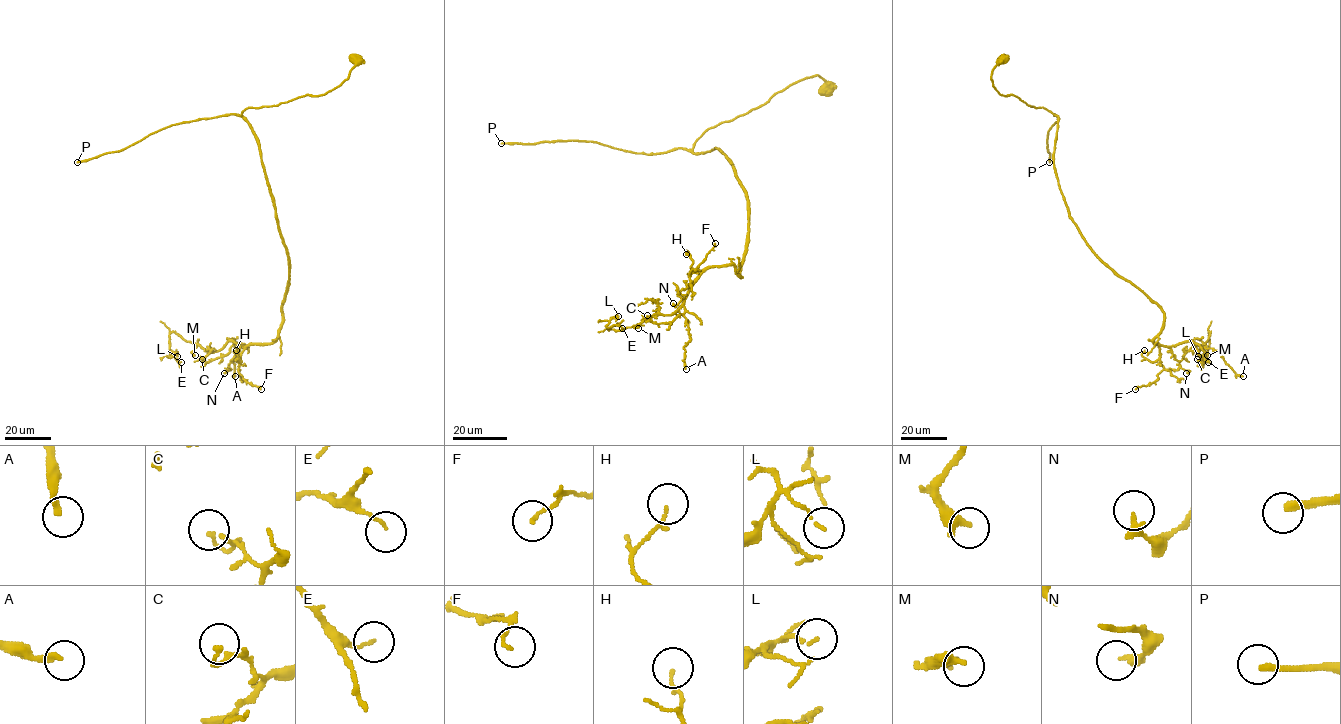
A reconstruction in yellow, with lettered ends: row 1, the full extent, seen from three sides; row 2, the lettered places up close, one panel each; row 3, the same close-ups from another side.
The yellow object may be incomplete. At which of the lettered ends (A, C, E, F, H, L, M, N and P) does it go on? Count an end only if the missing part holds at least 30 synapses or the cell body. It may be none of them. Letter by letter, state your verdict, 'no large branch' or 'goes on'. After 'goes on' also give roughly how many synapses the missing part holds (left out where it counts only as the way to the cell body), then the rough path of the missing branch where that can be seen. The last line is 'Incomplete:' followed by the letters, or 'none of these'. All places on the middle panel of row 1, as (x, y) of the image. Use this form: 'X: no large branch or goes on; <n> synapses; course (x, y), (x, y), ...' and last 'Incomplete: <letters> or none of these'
A: no large branch
C: no large branch
E: no large branch
F: no large branch
H: no large branch
L: no large branch
M: no large branch
N: no large branch
P: goes on; 250 synapses
Incomplete: P

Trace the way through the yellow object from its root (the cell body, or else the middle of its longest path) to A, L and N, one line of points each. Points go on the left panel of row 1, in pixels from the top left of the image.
A: (283, 239), (289, 285), (282, 326), (270, 343), (240, 346), (233, 340), (239, 350), (235, 376)
L: (283, 239), (289, 285), (278, 336), (246, 346), (229, 341), (209, 351), (172, 332), (167, 357), (177, 356)
N: (283, 239), (289, 285), (278, 336), (270, 343), (242, 346), (230, 362), (231, 369), (224, 373)

